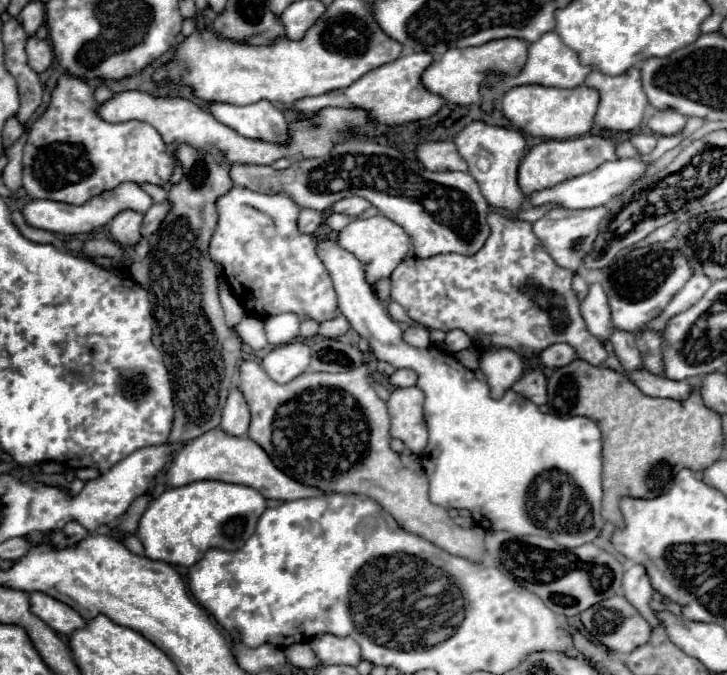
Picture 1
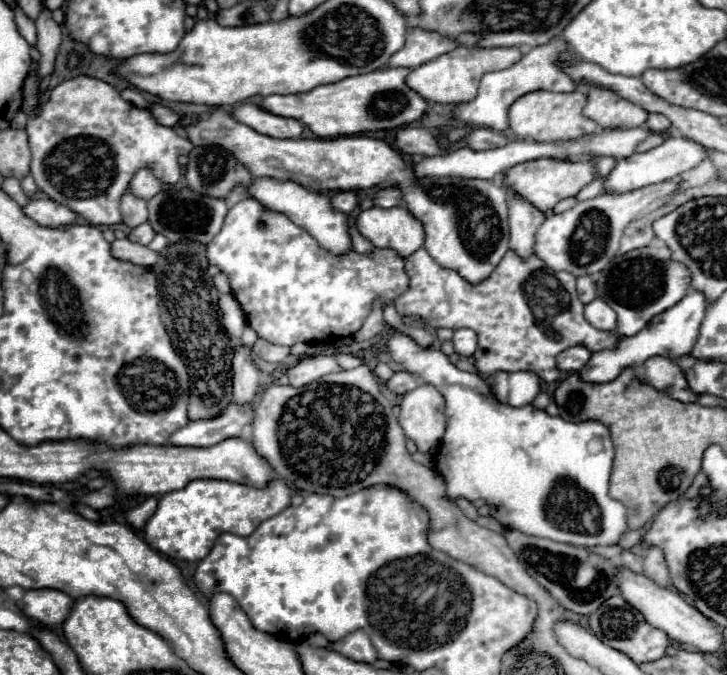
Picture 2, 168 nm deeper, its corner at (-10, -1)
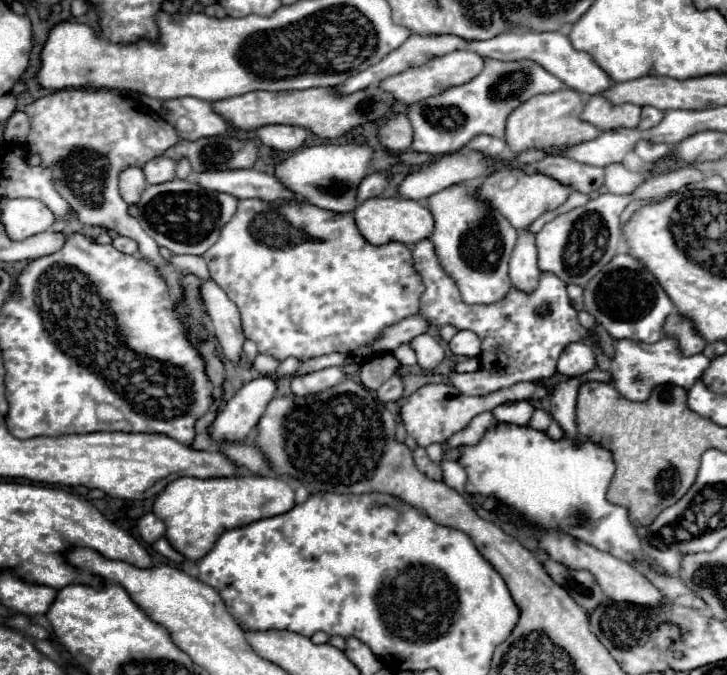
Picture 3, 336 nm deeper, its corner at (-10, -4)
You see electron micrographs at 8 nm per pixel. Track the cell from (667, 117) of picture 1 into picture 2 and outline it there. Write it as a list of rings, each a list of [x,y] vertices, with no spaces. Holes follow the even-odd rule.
[[[656,113],[648,115],[646,125],[648,125],[648,129],[654,131],[654,133],[664,133],[664,131],[670,131],[670,129],[672,129],[672,123],[670,123],[664,115],[656,115]]]

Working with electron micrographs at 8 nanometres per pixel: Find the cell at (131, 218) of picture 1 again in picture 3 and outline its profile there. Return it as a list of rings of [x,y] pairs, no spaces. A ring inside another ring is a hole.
[[[128,166],[126,170],[122,170],[118,174],[118,180],[120,180],[120,196],[128,202],[128,204],[134,204],[140,200],[140,194],[146,190],[148,182],[144,178],[144,172],[142,168],[138,166]]]

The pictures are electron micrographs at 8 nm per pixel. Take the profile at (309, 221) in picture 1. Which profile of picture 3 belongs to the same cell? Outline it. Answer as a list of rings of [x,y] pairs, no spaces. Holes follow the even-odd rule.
[[[384,172],[370,174],[370,176],[364,178],[362,184],[358,186],[358,202],[364,202],[366,198],[380,196],[380,194],[388,188],[388,182],[390,182],[390,174],[384,174]]]

